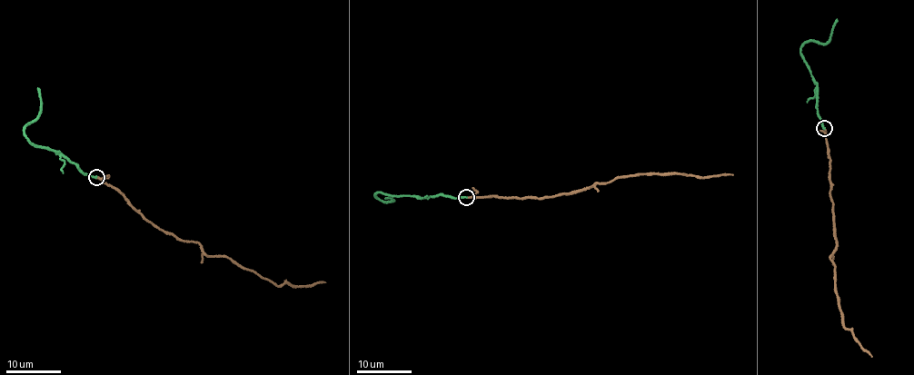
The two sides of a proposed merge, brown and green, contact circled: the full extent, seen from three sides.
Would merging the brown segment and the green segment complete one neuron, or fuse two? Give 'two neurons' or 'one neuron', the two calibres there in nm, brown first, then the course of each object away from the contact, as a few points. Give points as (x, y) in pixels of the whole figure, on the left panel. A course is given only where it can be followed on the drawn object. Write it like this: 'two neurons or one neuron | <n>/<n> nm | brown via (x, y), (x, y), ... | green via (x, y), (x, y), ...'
one neuron | 140/190 nm | brown via (95, 177), (113, 187), (153, 223), (183, 241), (194, 241), (208, 255), (232, 259), (277, 285), (325, 281) | green via (95, 177), (29, 141), (24, 133), (39, 112), (37, 87)

